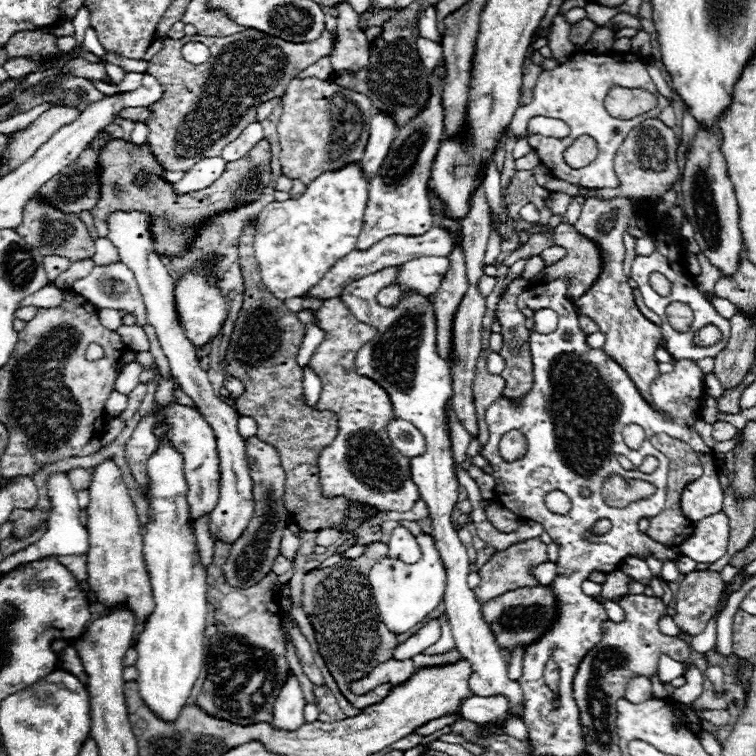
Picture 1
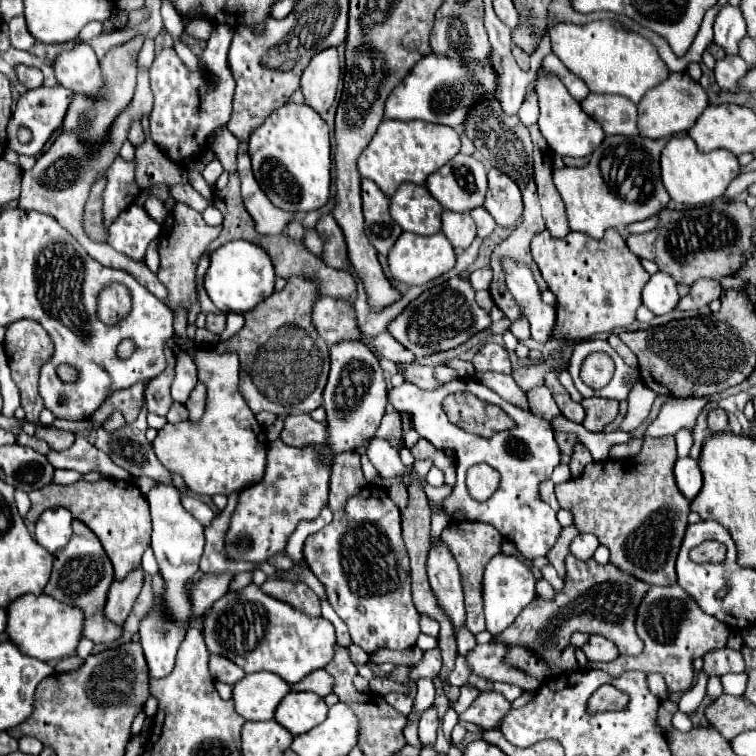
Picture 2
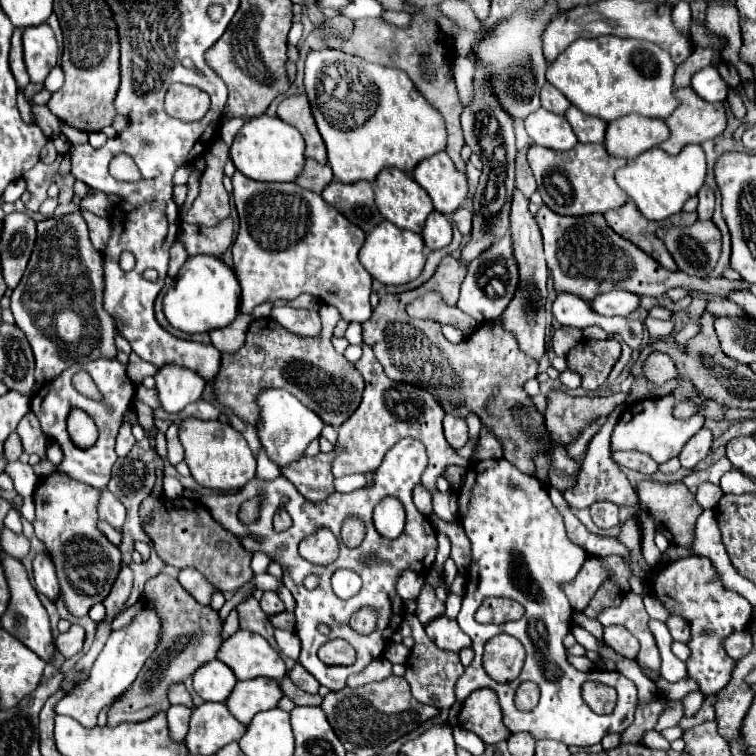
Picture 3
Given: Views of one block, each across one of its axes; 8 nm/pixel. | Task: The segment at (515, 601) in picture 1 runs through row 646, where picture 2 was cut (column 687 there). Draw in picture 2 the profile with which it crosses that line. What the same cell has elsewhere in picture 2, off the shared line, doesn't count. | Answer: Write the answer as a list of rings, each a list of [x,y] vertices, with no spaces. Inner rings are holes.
[[[662,436],[662,438],[644,438],[640,454],[632,458],[622,460],[602,460],[602,462],[590,462],[584,468],[584,474],[578,478],[570,478],[556,486],[556,498],[558,504],[564,510],[572,512],[574,526],[580,532],[592,532],[600,544],[604,544],[610,550],[610,562],[618,566],[622,572],[638,576],[642,582],[668,586],[676,582],[676,570],[674,562],[684,538],[684,530],[688,526],[686,516],[690,512],[690,502],[680,494],[676,482],[674,482],[674,468],[676,462],[676,442],[674,436]]]

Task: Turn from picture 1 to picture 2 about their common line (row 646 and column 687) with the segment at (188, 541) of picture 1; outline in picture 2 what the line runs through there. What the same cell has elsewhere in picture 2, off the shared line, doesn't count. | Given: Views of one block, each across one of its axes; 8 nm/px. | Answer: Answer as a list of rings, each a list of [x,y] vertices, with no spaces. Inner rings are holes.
[[[676,136],[672,138],[660,156],[660,168],[662,168],[662,182],[670,194],[672,200],[692,206],[710,204],[712,200],[724,196],[728,184],[740,176],[740,164],[738,156],[730,150],[712,150],[712,152],[700,152],[696,150],[696,142],[690,136]]]

